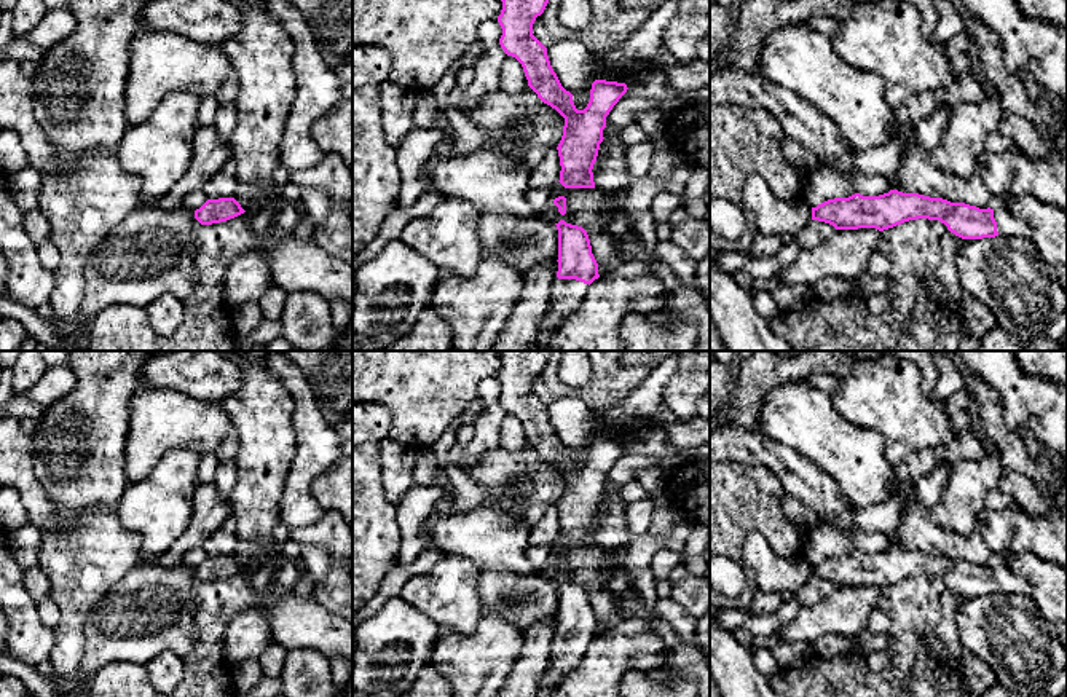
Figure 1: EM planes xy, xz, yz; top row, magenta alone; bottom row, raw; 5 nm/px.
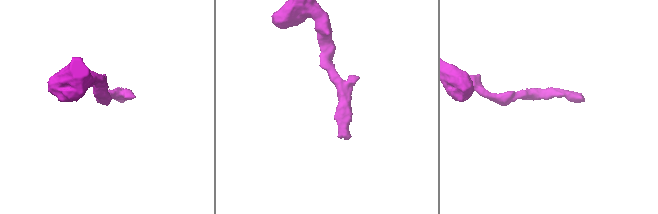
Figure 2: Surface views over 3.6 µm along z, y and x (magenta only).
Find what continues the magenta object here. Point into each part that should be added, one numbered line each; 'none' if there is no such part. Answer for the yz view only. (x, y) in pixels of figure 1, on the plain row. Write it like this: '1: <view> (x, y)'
1: yz (1008, 582)

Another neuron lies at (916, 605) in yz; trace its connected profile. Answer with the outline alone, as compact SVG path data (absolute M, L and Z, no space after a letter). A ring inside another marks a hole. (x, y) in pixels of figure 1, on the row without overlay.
M917 576L893 585L880 589L877 608L890 617L888 635L890 667L882 671L871 671L864 657L860 654L845 654L833 659L813 656L802 660L794 668L780 668L769 678L770 687L782 697L962 697L965 692L986 692L998 683L992 668L971 652L968 652L959 638L955 616L965 597L955 593L939 577ZM933 630L936 643L927 648L922 635Z

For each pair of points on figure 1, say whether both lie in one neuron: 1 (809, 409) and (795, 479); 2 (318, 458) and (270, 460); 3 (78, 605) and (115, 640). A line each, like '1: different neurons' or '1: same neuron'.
1: different neurons
2: different neurons
3: different neurons

